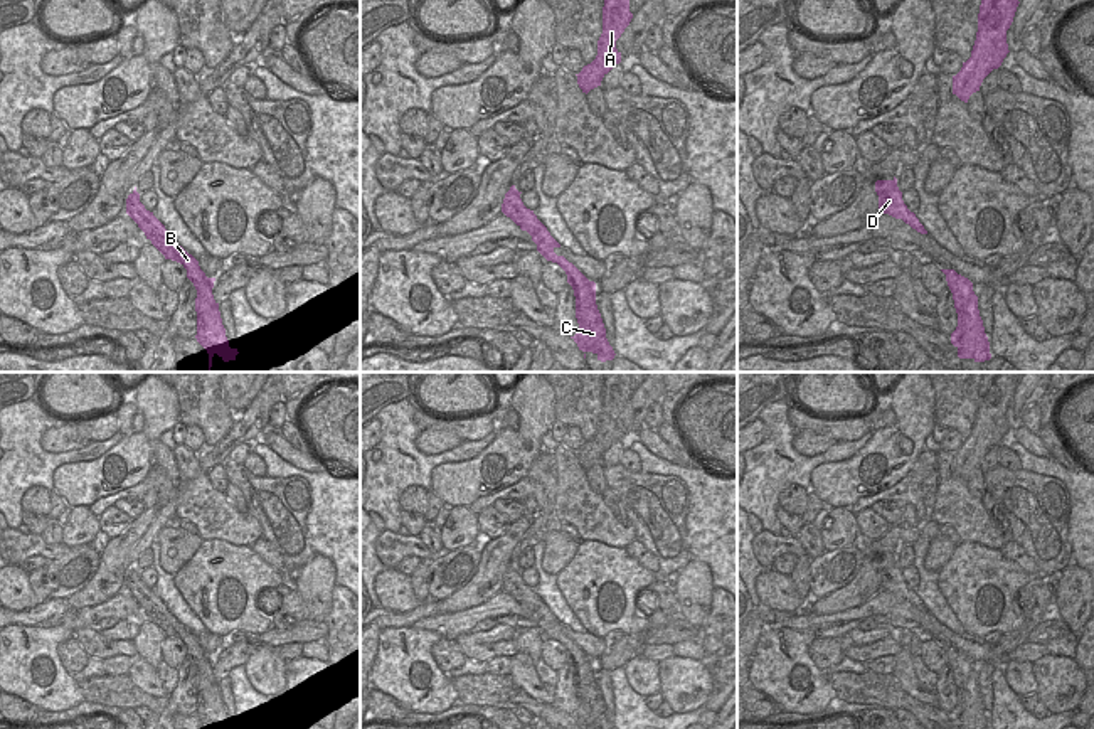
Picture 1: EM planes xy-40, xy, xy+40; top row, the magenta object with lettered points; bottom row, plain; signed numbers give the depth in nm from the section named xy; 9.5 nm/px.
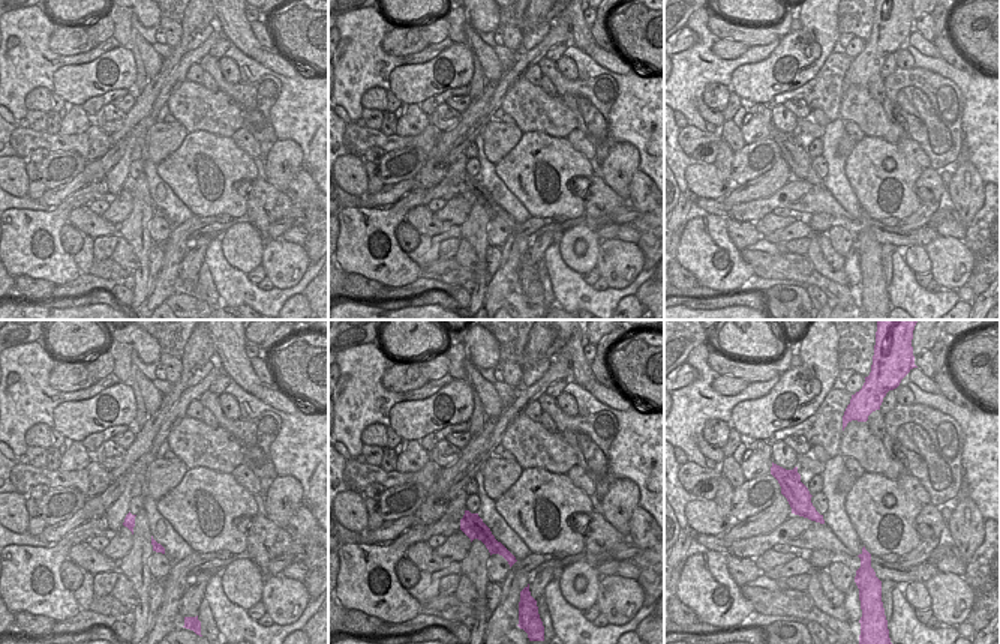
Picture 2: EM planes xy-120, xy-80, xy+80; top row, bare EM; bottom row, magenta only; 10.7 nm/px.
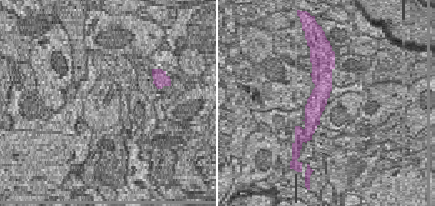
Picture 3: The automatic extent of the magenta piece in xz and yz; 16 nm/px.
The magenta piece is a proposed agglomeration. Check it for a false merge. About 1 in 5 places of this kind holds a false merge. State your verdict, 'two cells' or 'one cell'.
two cells

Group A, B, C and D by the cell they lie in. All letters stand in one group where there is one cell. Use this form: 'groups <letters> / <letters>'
groups A C / B D

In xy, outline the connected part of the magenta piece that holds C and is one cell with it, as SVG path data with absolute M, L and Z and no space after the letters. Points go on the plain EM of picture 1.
M596 660L577 663L576 695L579 707L571 714L582 729L614 729L606 716L606 705L596 682Z

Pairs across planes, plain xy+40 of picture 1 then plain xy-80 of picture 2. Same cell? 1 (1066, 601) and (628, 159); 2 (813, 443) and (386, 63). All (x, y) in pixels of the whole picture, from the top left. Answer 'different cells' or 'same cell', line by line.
1: same cell
2: different cells

